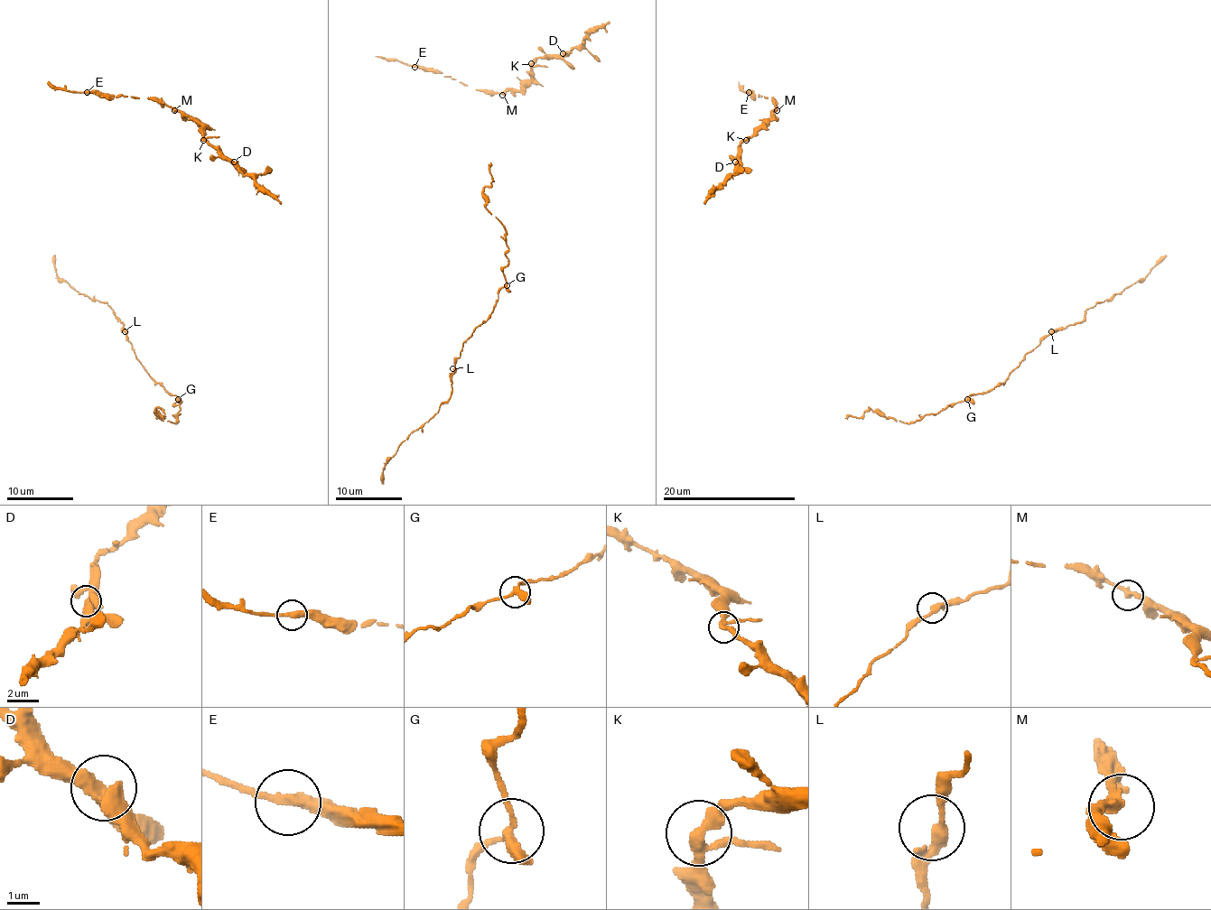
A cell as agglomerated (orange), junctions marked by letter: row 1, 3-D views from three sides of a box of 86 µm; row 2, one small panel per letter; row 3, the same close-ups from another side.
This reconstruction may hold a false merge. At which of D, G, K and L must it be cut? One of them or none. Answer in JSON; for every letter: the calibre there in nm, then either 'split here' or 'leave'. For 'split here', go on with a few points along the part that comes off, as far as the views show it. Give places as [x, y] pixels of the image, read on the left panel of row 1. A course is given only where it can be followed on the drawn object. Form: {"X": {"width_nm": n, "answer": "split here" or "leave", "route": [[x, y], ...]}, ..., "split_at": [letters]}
{"D": {"width_nm": 340, "answer": "leave"}, "G": {"width_nm": 280, "answer": "leave"}, "K": {"width_nm": 280, "answer": "leave"}, "L": {"width_nm": 300, "answer": "leave"}, "split_at": []}

